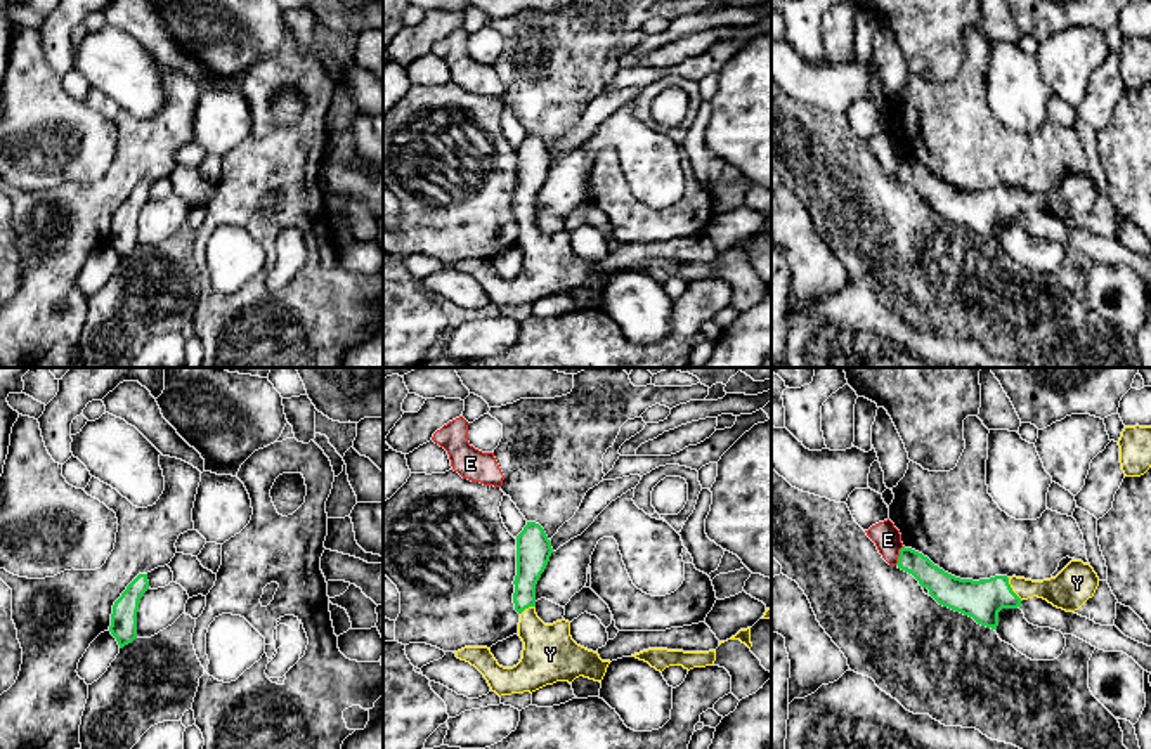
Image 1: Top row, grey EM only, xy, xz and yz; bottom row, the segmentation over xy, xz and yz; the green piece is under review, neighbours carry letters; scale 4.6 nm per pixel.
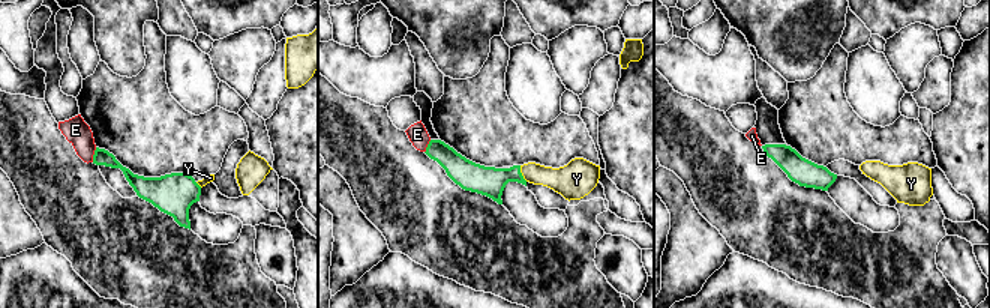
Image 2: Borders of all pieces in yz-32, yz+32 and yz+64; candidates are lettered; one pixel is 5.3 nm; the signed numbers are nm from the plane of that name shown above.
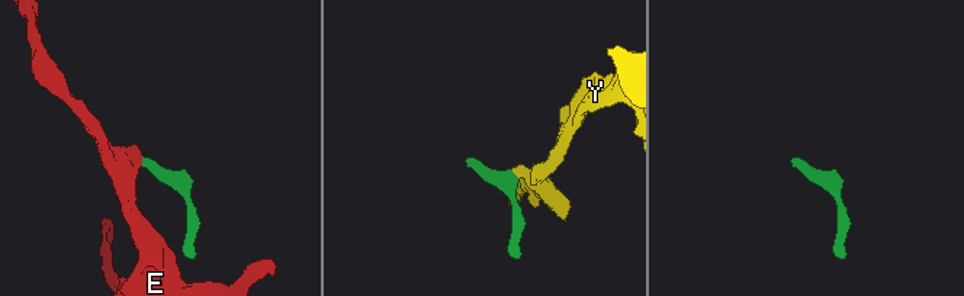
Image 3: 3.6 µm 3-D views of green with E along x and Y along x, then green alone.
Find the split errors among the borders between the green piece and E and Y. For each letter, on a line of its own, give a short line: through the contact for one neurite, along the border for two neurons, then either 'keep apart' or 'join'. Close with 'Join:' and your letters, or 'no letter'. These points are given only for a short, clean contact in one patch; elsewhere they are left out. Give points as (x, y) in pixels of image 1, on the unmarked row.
E: line yz (903, 158), (895, 175); keep apart
Y: line yz (981, 212), (1011, 201), (1065, 203); join
Join: Y

